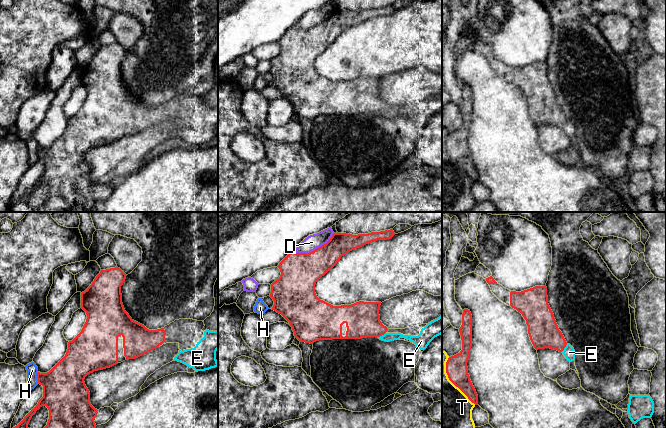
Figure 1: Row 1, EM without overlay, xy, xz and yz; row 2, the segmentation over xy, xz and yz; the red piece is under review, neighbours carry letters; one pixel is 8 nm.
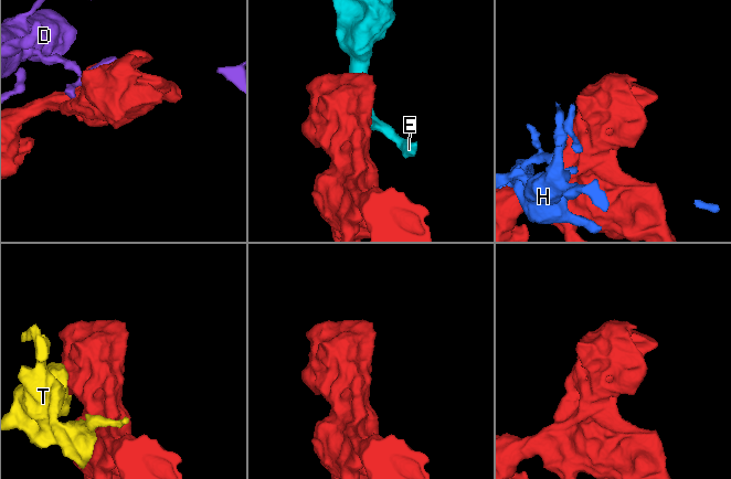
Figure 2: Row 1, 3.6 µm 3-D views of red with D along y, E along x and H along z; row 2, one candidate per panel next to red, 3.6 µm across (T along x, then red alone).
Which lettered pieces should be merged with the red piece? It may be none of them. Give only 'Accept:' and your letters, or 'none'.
Accept: E

